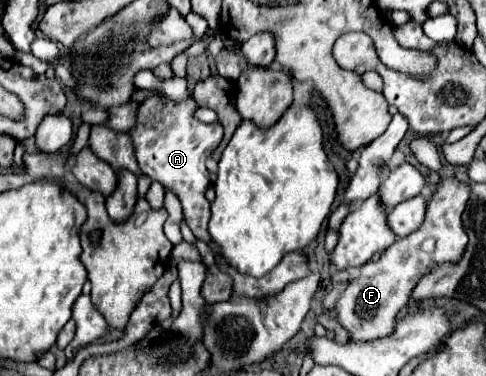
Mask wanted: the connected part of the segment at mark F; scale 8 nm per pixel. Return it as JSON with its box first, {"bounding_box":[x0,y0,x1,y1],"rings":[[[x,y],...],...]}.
{"bounding_box":[336,178,470,340],"rings":[[[442,178],[426,204],[422,226],[410,236],[396,240],[378,262],[360,266],[360,276],[354,278],[340,300],[336,314],[340,324],[352,334],[352,340],[374,340],[392,332],[396,314],[406,306],[416,282],[440,264],[458,264],[468,244],[468,234],[462,224],[462,212],[470,198],[470,186],[458,178]]]}

